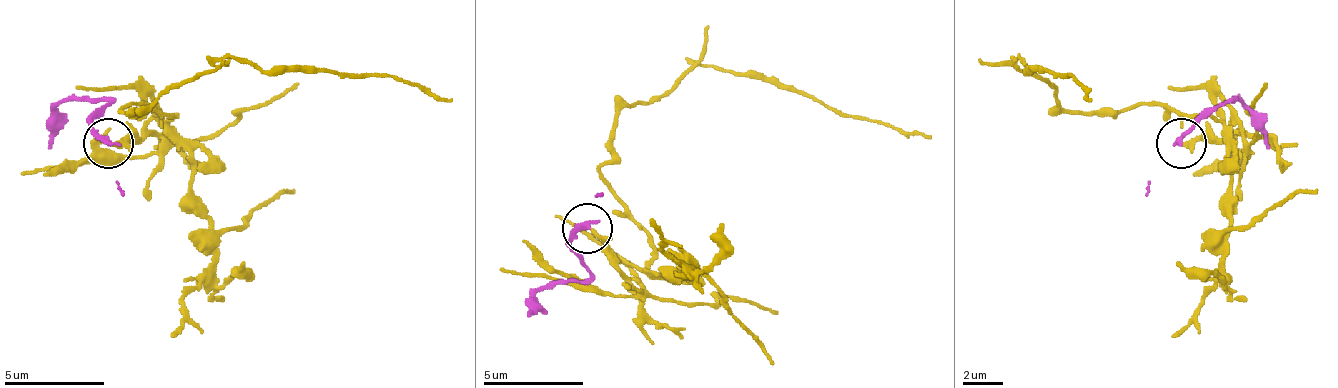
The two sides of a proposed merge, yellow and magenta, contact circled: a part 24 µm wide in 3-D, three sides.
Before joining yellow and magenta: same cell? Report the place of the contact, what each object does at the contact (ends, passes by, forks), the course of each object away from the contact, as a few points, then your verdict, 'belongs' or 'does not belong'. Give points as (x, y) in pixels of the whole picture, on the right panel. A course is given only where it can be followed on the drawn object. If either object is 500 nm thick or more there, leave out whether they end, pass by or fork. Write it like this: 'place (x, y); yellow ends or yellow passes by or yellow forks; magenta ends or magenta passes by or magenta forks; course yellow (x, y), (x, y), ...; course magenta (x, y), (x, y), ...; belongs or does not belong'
place (1181, 143); yellow passes by; magenta ends; course yellow (1180, 144), (1220, 139), (1230, 119), (1165, 104), (1070, 114), (1020, 59), (1070, 74), (1090, 99); course magenta (1180, 144), (1195, 124), (1220, 104), (1240, 99), (1270, 149); does not belong

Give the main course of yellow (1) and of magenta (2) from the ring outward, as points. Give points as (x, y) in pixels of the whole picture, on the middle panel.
1: (588, 227), (634, 277), (649, 232), (604, 177), (614, 117), (704, 67), (779, 77), (849, 117), (929, 137)
2: (588, 227), (573, 242), (588, 267), (583, 277), (543, 287), (528, 317)

